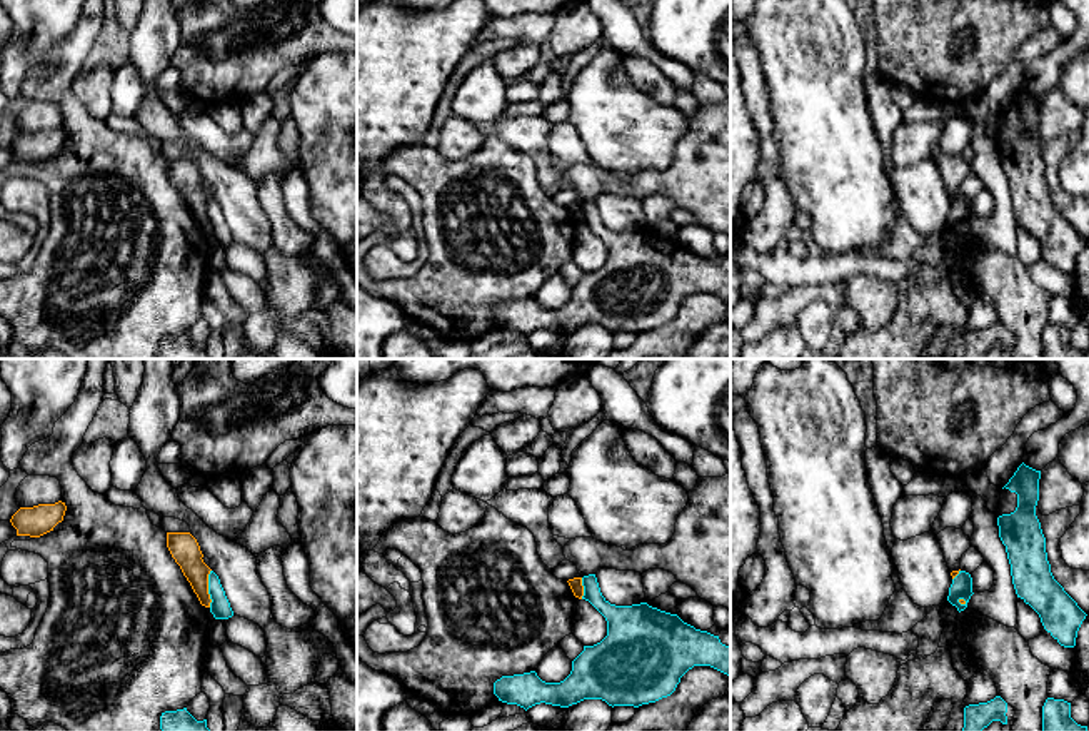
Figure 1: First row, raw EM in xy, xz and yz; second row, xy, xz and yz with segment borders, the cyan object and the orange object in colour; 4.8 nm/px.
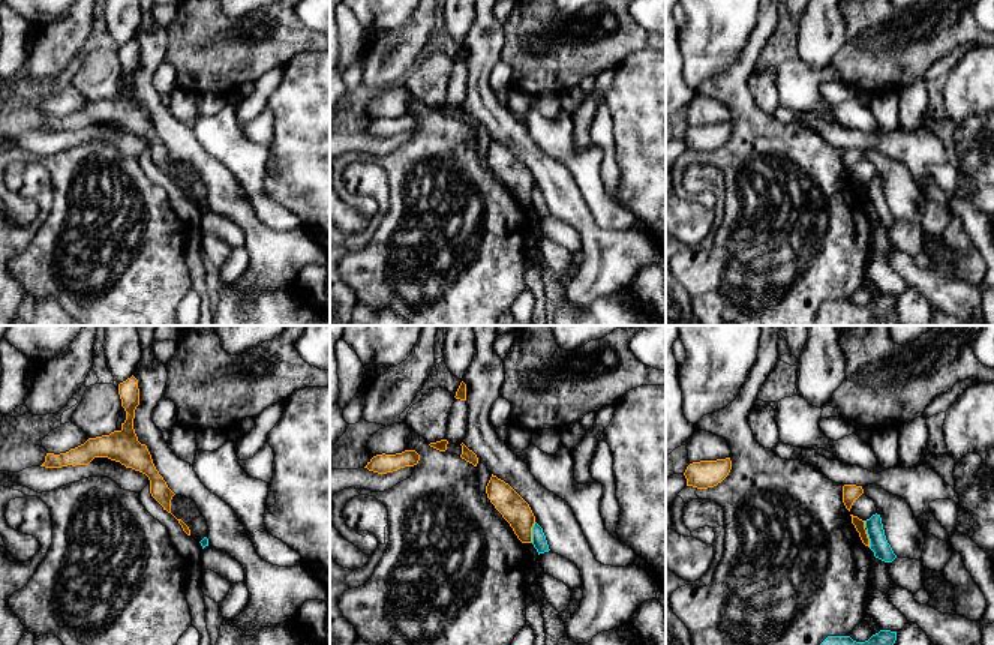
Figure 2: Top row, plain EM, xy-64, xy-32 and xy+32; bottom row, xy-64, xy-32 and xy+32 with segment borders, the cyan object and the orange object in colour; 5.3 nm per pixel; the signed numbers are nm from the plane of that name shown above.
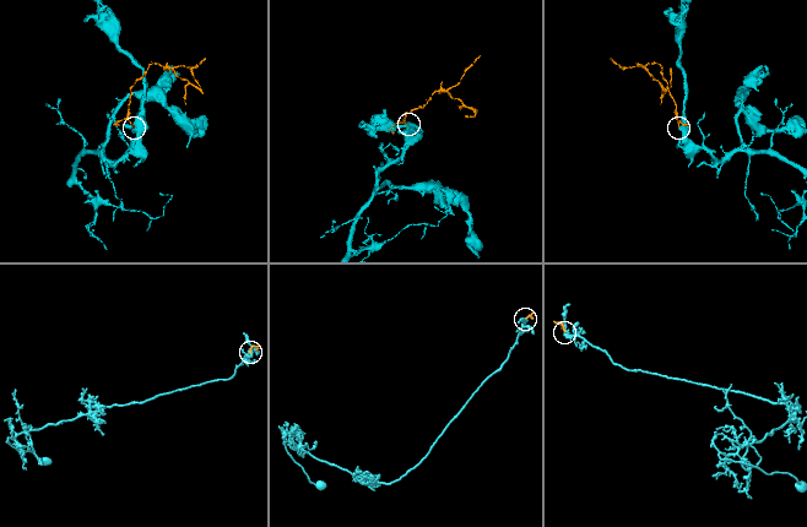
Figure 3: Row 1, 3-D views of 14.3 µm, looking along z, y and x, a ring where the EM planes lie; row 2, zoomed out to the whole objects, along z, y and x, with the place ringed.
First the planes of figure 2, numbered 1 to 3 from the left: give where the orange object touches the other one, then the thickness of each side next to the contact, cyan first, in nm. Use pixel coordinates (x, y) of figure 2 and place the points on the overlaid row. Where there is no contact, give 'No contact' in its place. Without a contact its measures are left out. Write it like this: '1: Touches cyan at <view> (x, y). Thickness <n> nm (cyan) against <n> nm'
1: No contact
2: Touches cyan at xy-32 (532, 533). Thickness 80 nm (cyan) against 150 nm
3: Touches cyan at xy+32 (870, 539). Thickness 100 nm (cyan) against 60 nm

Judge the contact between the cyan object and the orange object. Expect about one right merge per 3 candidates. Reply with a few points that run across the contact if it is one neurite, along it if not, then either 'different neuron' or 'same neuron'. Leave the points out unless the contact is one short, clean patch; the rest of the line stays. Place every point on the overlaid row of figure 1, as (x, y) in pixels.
xy (210, 569), (209, 606) | different neuron

